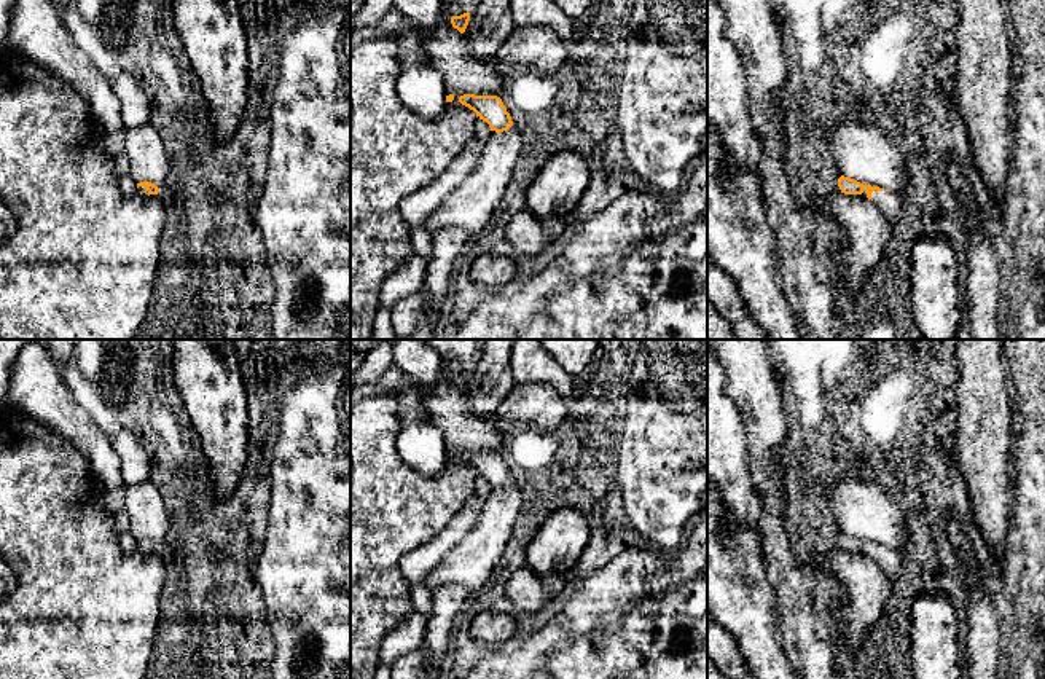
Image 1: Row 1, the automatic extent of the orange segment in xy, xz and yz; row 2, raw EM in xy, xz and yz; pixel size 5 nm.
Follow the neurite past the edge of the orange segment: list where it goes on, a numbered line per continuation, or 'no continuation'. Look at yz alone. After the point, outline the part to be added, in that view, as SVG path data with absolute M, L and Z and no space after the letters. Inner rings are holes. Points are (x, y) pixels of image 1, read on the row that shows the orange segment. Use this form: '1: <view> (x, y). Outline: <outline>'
1: yz (889, 203). Outline: M873 191L871 193L873 202L879 207L879 210L884 214L884 217L890 223L897 223L902 218L902 199L892 191Z

